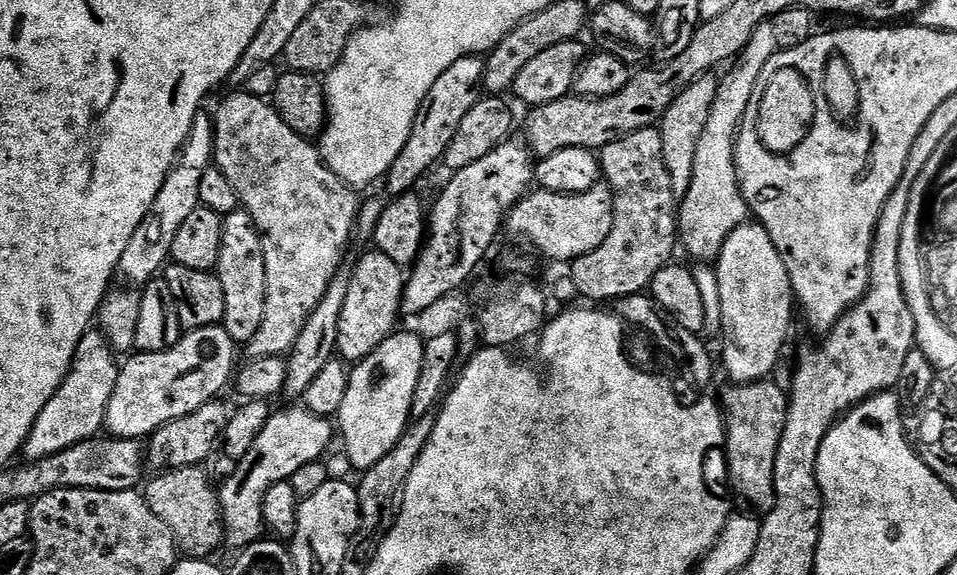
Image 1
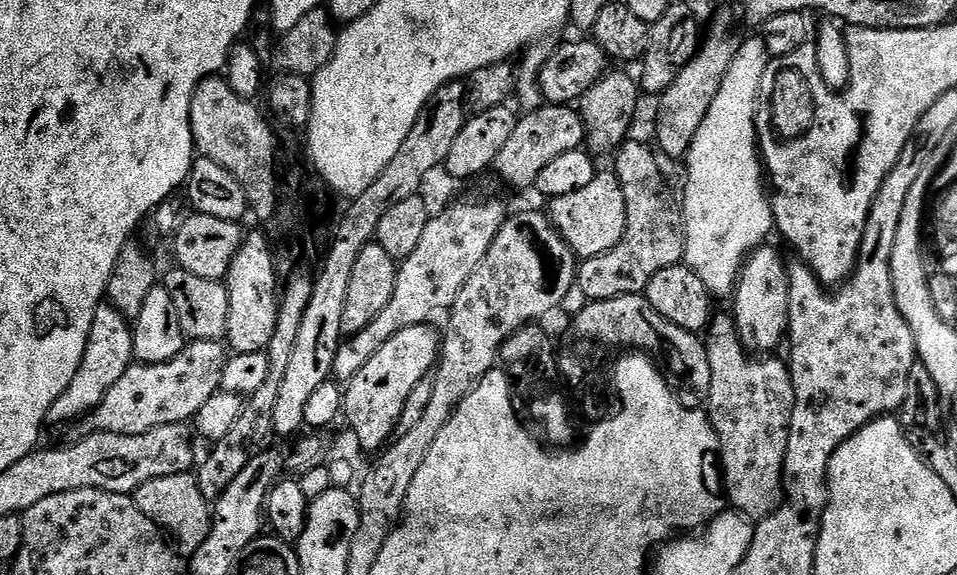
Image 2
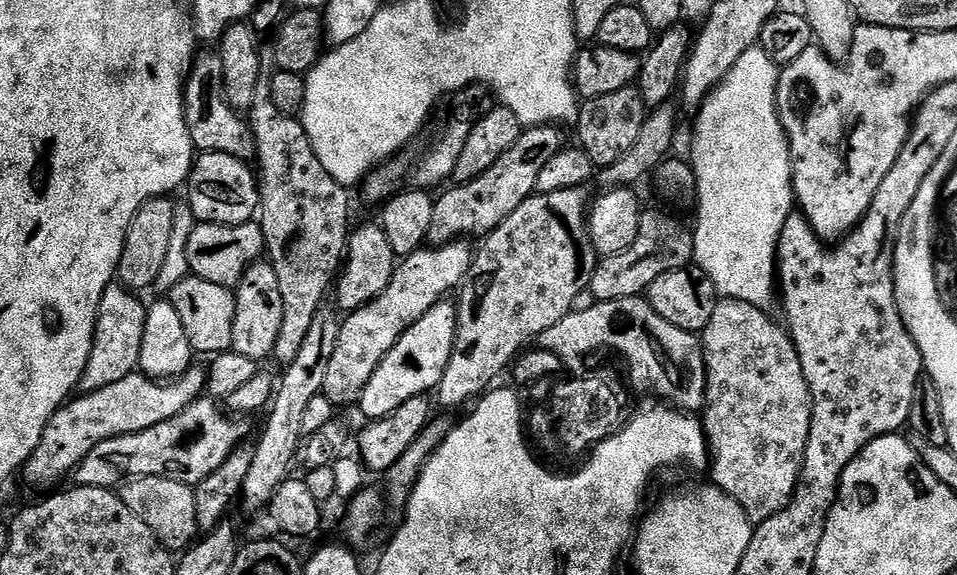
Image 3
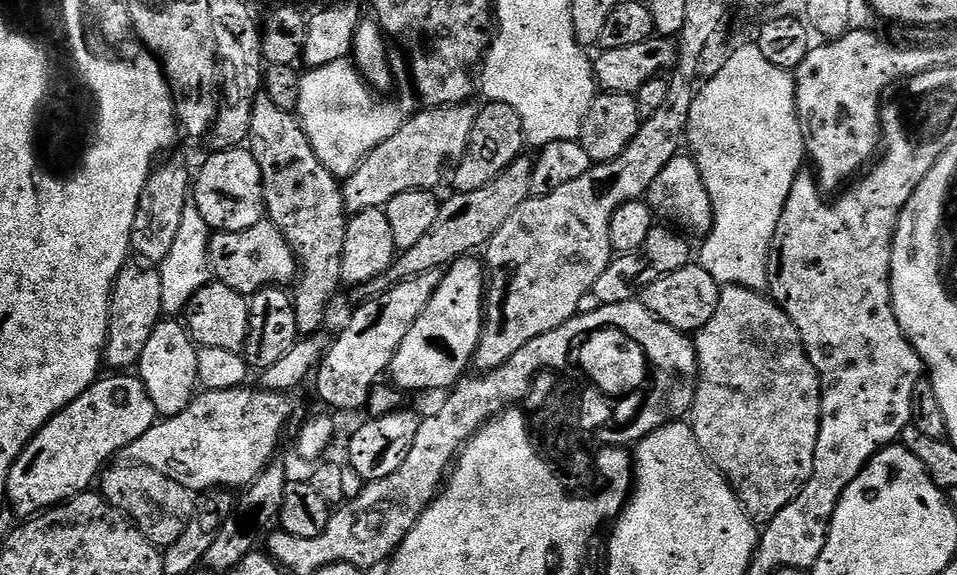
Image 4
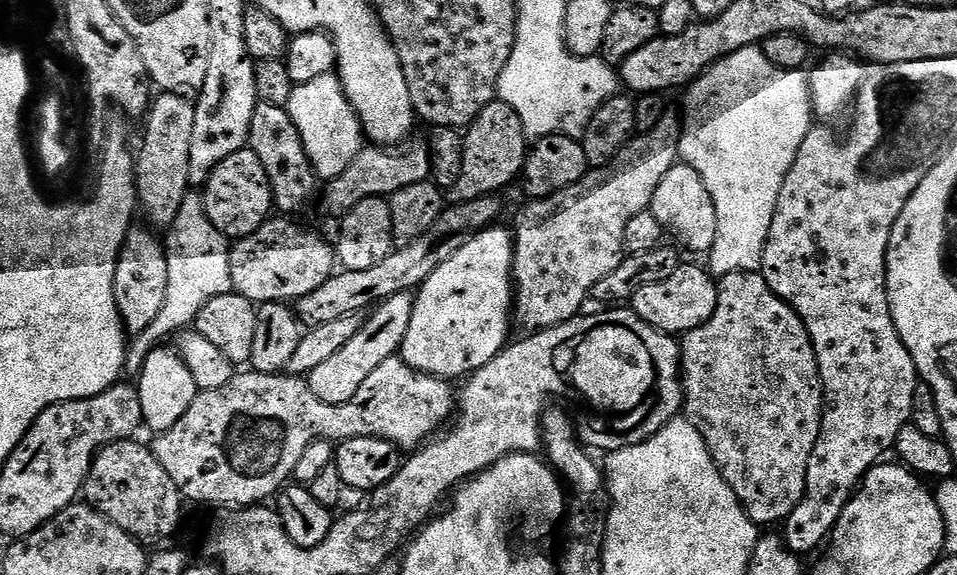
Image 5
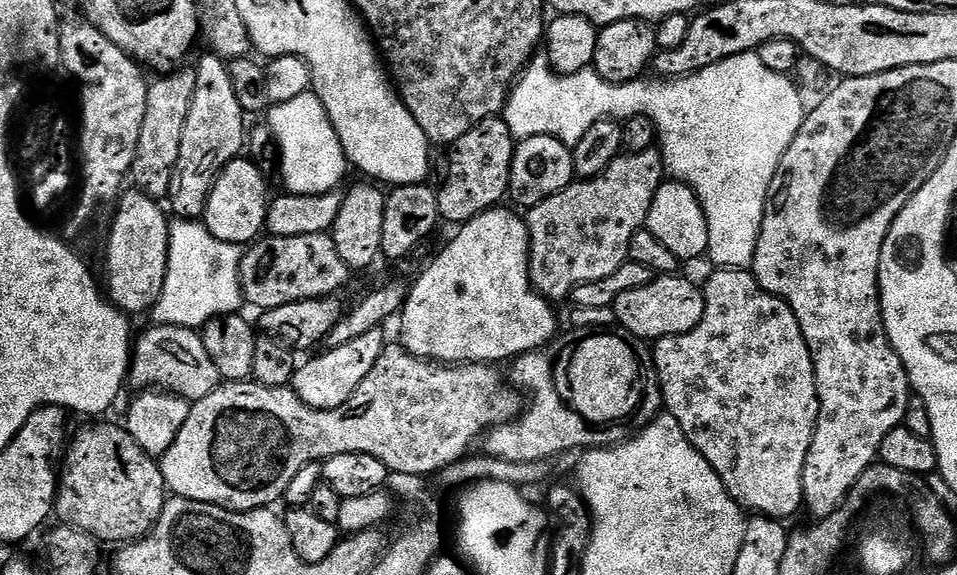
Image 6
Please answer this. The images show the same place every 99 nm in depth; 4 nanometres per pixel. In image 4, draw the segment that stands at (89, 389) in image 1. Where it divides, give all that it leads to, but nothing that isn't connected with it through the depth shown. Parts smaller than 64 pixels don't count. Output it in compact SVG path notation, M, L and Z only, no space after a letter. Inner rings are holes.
M129 263L121 270L112 288L108 337L104 347L104 364L112 370L132 370L139 365L142 350L146 350L146 342L150 342L150 334L154 334L156 325L165 315L159 271L155 267L135 263Z

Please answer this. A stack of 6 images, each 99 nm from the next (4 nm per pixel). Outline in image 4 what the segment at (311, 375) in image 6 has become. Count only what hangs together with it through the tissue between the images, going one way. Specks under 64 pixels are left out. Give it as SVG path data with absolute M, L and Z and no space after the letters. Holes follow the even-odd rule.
M435 271L416 276L413 280L404 280L357 307L360 309L349 318L340 337L329 343L328 353L314 373L316 392L322 403L333 408L333 413L356 412L367 405L373 388L377 387L379 380L376 379L391 369L394 354L398 346L402 346L402 338L410 334L410 326L414 326L422 310L426 310L434 290L440 284L440 277L441 273Z

